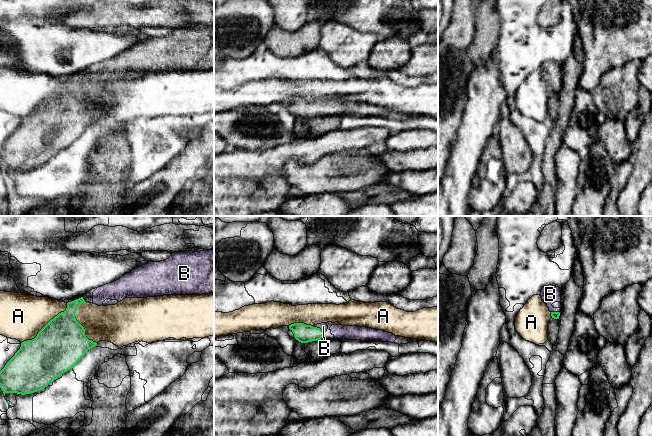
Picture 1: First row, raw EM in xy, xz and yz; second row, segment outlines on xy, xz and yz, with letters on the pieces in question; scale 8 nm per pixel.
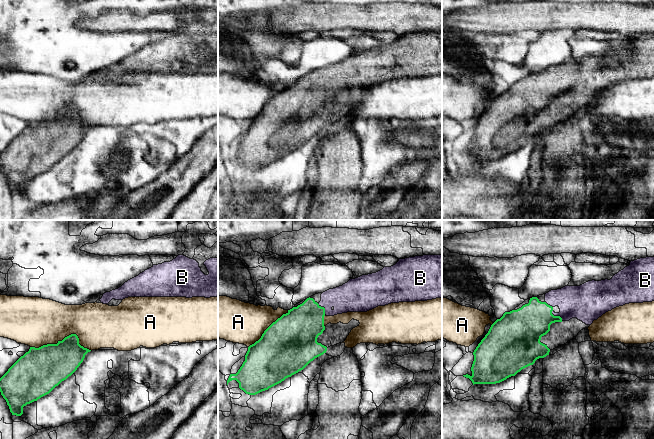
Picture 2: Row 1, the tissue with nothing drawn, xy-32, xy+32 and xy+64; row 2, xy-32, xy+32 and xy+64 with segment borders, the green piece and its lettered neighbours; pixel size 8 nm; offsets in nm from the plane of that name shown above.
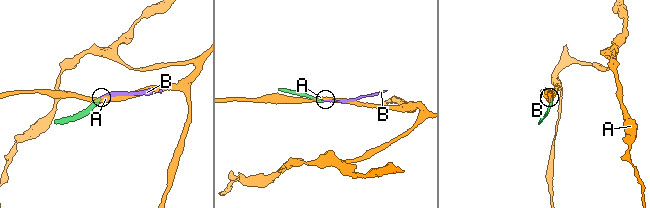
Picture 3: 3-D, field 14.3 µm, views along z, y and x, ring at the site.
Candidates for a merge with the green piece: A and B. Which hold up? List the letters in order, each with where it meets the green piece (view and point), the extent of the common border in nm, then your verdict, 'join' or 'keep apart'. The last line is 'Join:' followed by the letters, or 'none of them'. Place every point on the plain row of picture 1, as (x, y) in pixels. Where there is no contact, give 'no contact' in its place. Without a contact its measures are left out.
A: xy (45, 101) | 500 nm | keep apart
B: xz (318, 104) | 120 nm | join
Join: B

